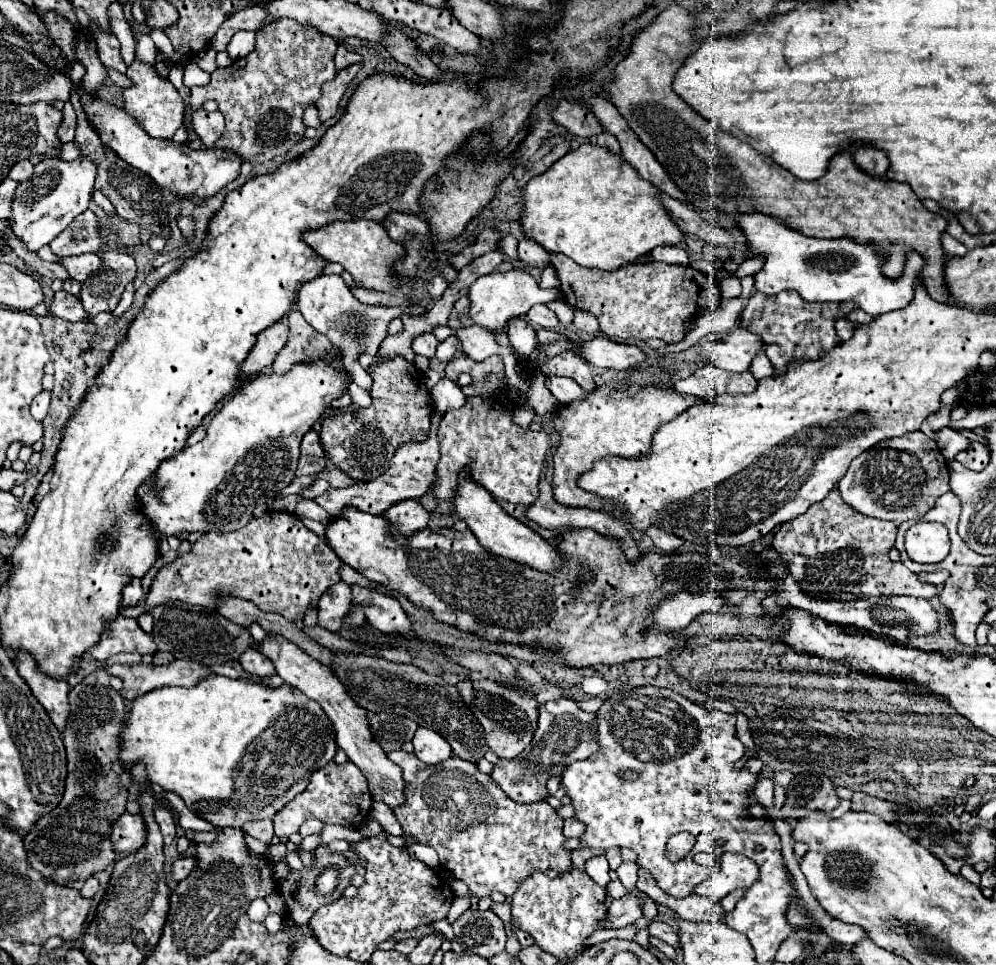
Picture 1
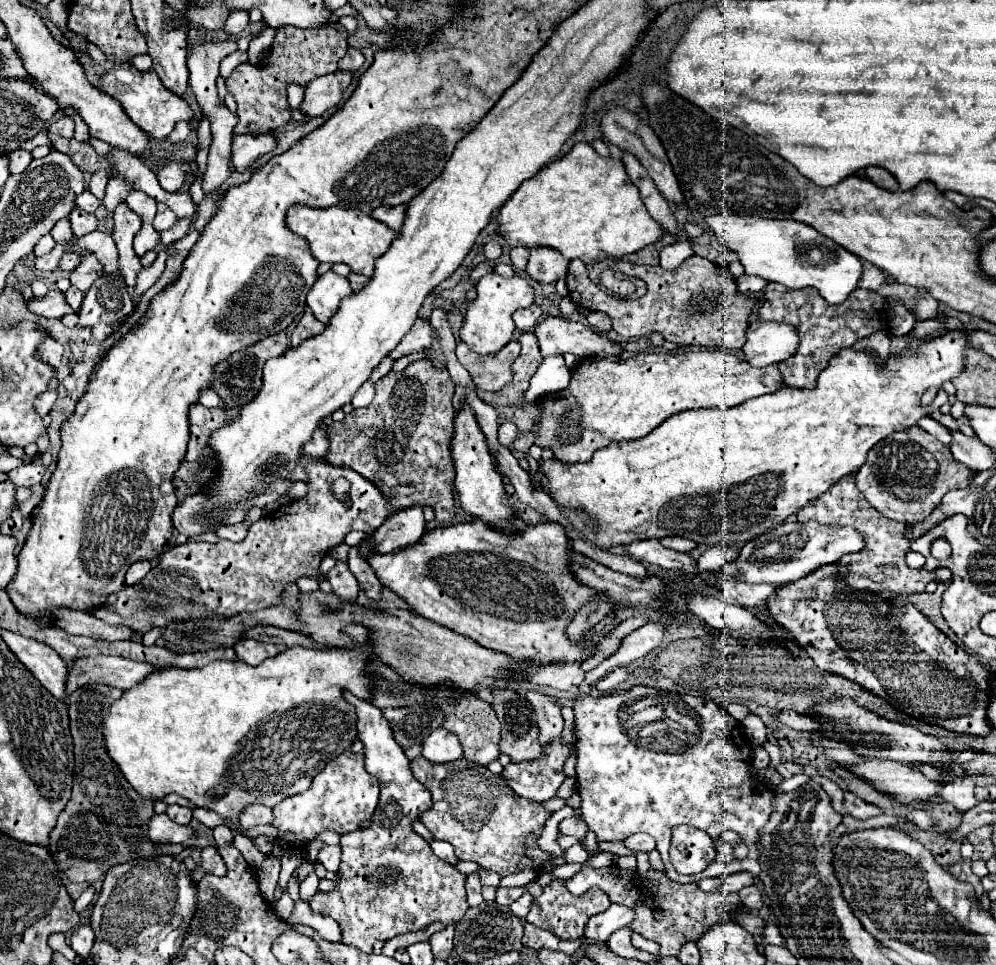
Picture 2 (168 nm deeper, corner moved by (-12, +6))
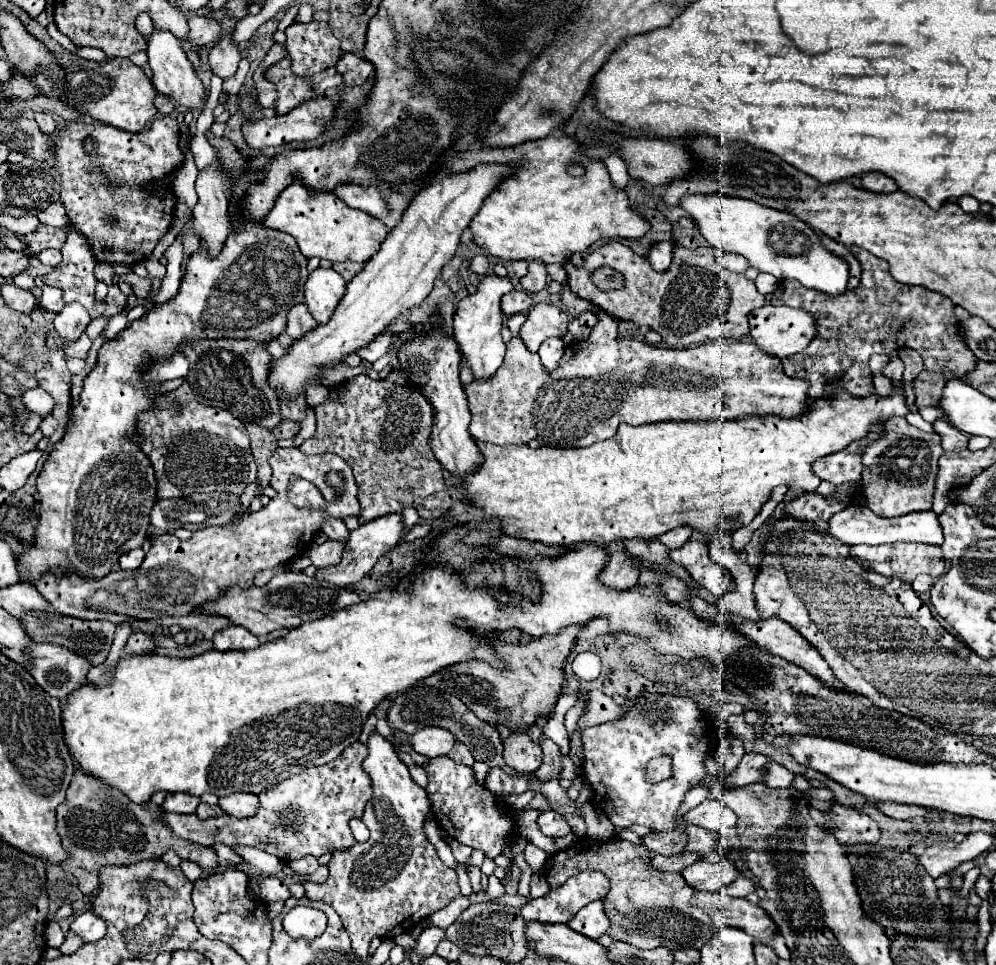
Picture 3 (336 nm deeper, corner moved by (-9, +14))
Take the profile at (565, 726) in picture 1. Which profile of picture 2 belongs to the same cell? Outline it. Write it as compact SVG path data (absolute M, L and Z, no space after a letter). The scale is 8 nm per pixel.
M557 738L543 748L543 756L521 764L511 762L503 768L501 776L517 796L533 802L545 802L557 796L559 786L565 780L563 764L573 752L577 752L575 740L565 744Z

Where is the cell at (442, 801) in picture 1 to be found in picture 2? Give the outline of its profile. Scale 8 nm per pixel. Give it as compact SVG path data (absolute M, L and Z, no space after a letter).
M417 756L411 760L411 770L433 798L433 806L425 810L419 820L437 840L453 844L459 860L473 860L499 876L523 870L551 874L555 870L553 854L541 850L537 844L551 812L539 802L517 796L505 784L503 776L465 758L459 758L453 764L433 764L423 756Z

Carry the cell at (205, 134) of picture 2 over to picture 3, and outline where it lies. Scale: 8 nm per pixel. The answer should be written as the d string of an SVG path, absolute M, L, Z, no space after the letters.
M192 16L188 18L188 28L190 28L190 40L180 40L182 50L186 52L186 56L194 66L196 72L201 68L200 58L194 53L194 47L208 46L210 42L216 42L222 28L216 20L206 18L206 16Z

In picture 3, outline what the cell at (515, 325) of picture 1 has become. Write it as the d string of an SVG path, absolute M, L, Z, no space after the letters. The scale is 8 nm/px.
M524 290L508 292L506 296L502 296L502 312L506 316L520 314L520 312L528 312L530 306L532 306L532 298Z

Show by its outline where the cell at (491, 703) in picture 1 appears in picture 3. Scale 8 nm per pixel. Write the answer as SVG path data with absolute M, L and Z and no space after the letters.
M516 732L504 740L504 760L518 772L536 772L536 768L542 764L542 750L540 746L532 744L528 732Z

